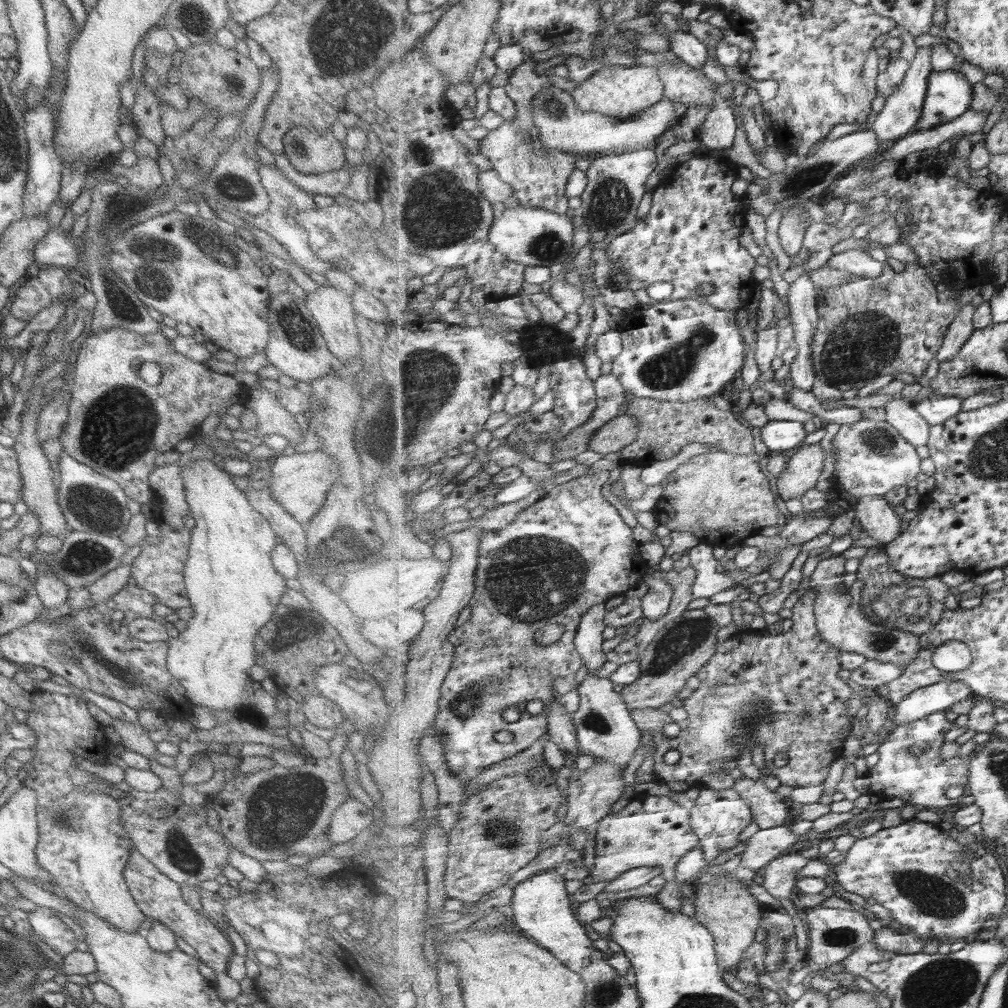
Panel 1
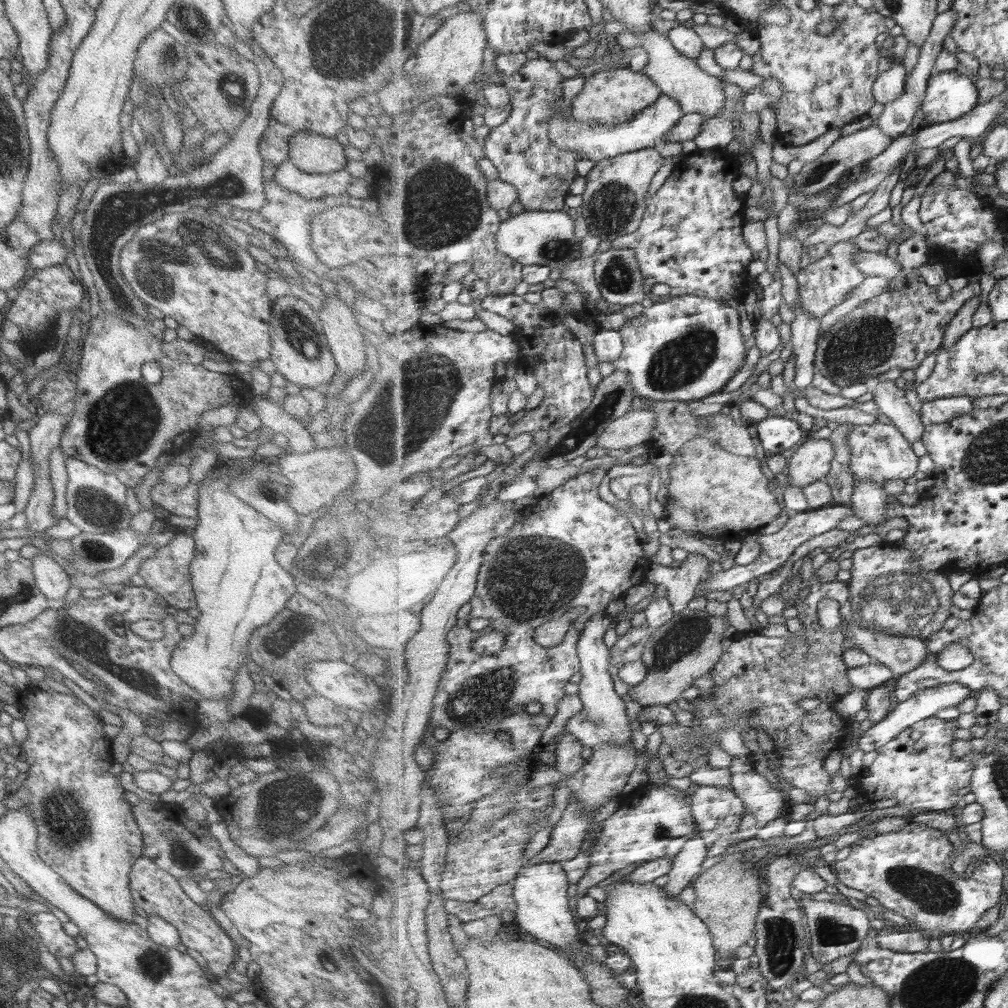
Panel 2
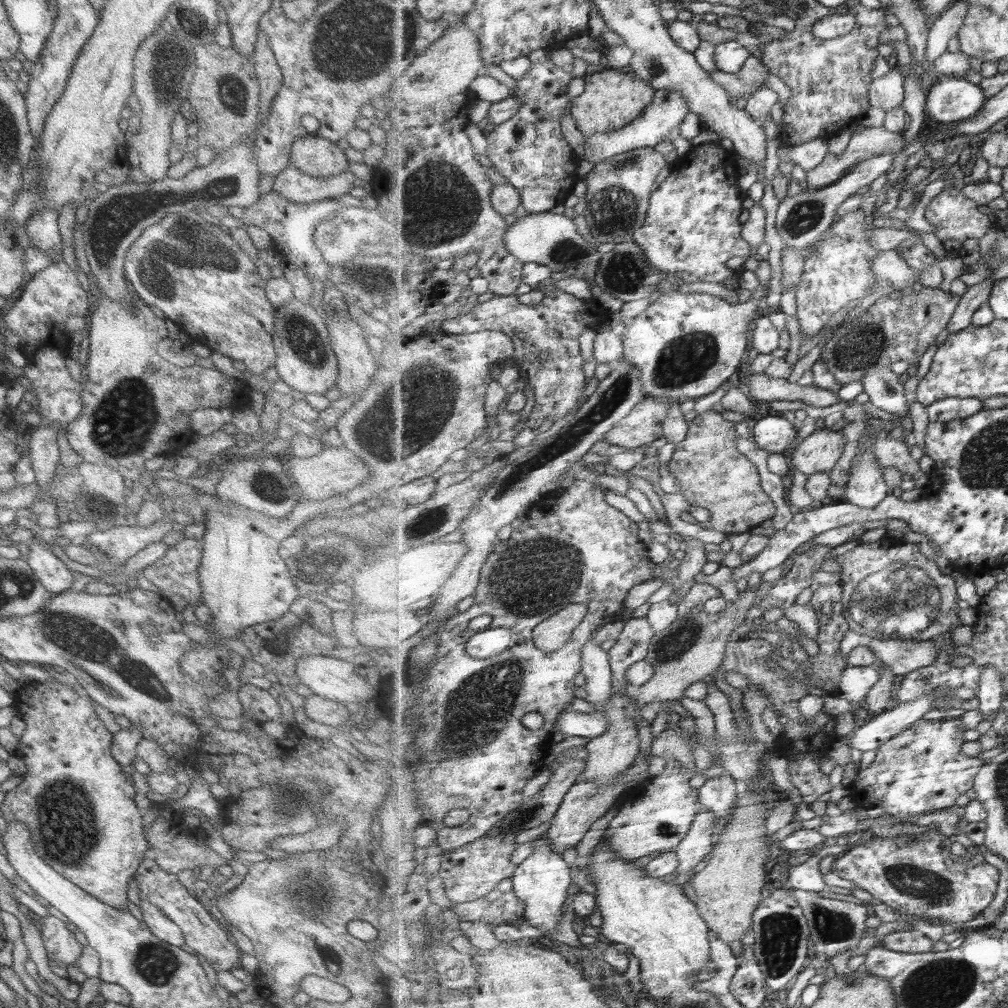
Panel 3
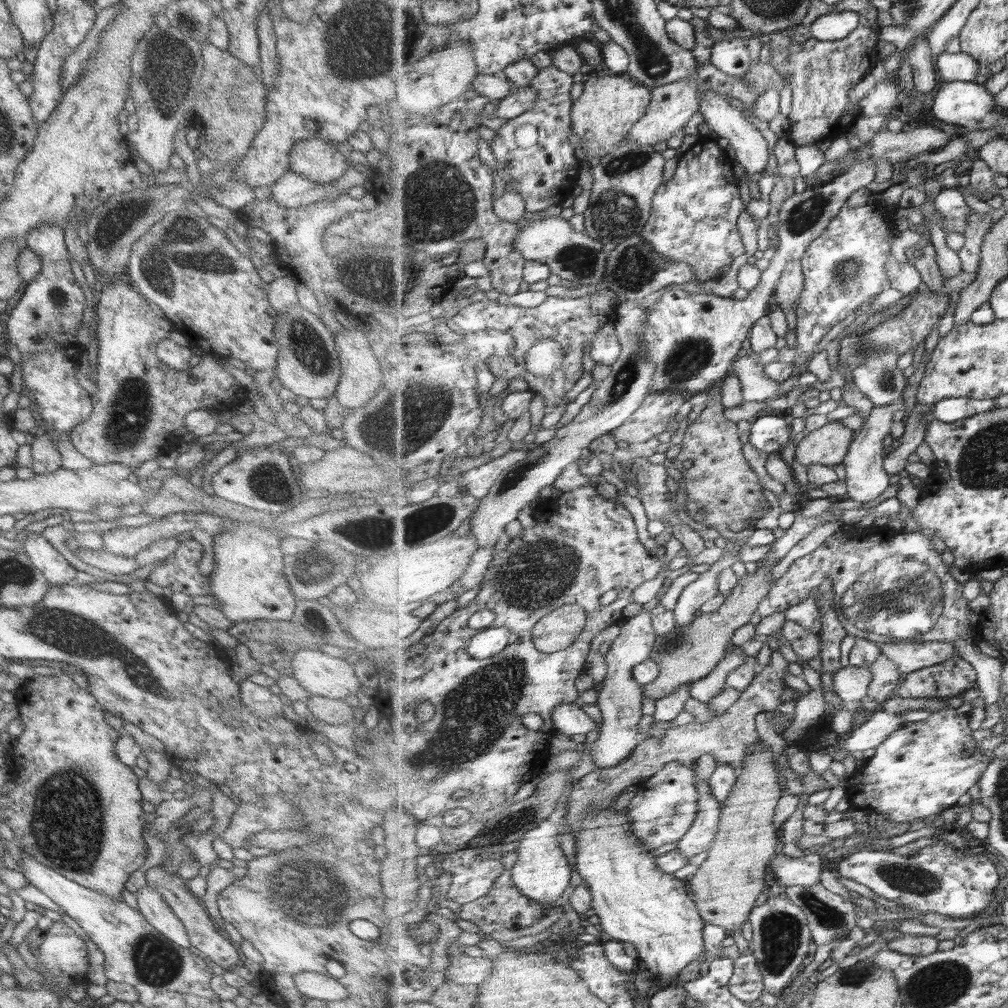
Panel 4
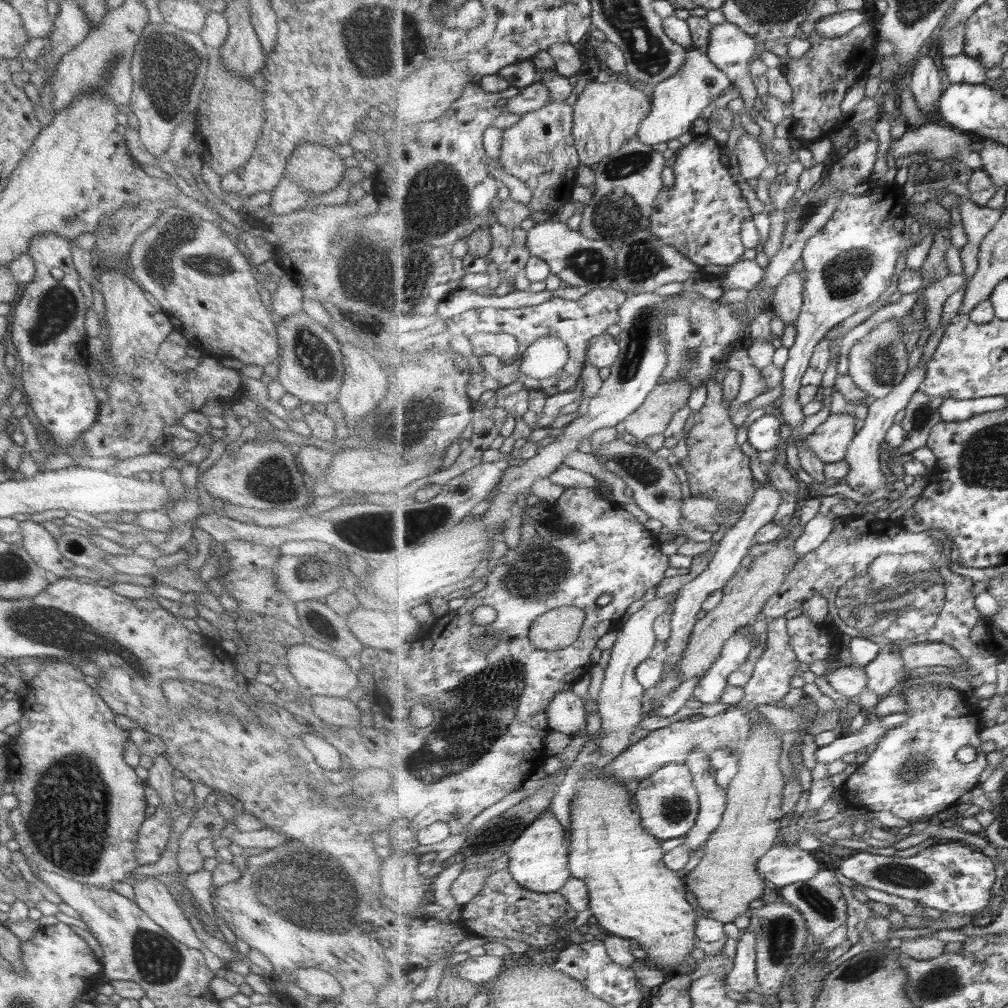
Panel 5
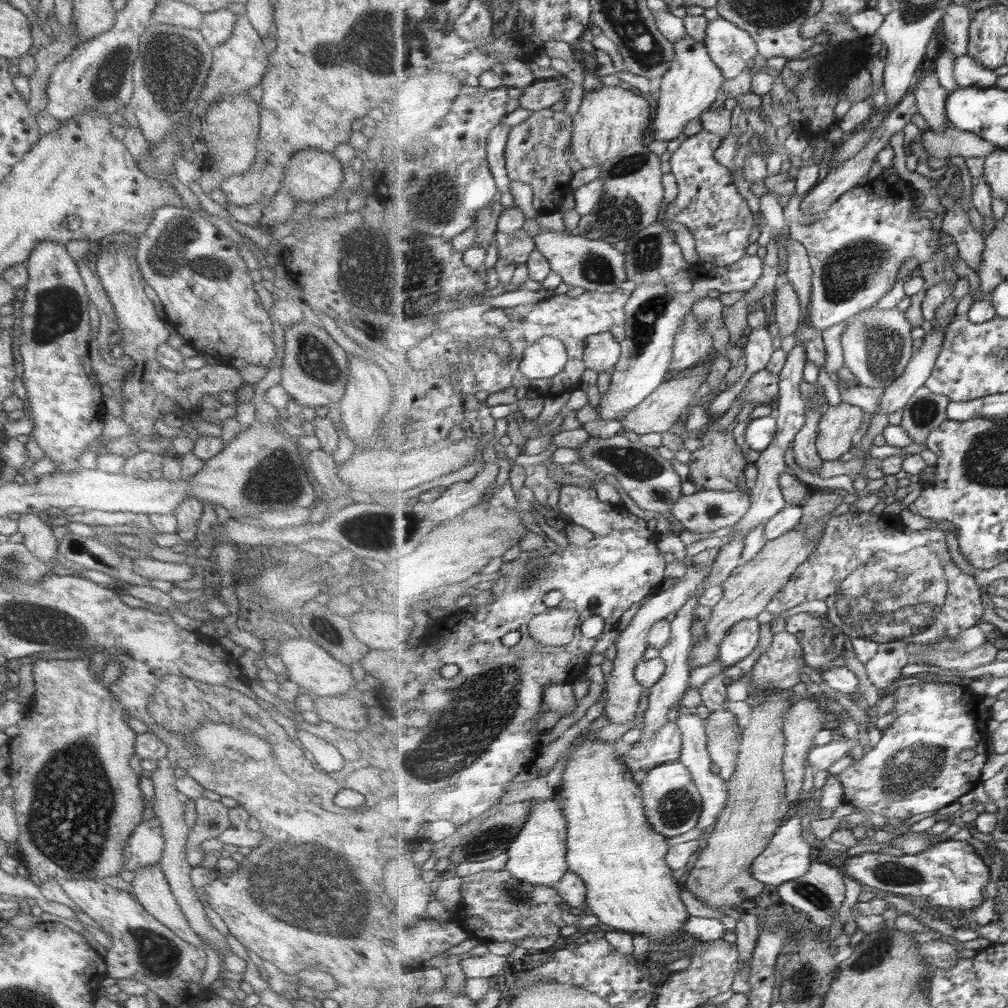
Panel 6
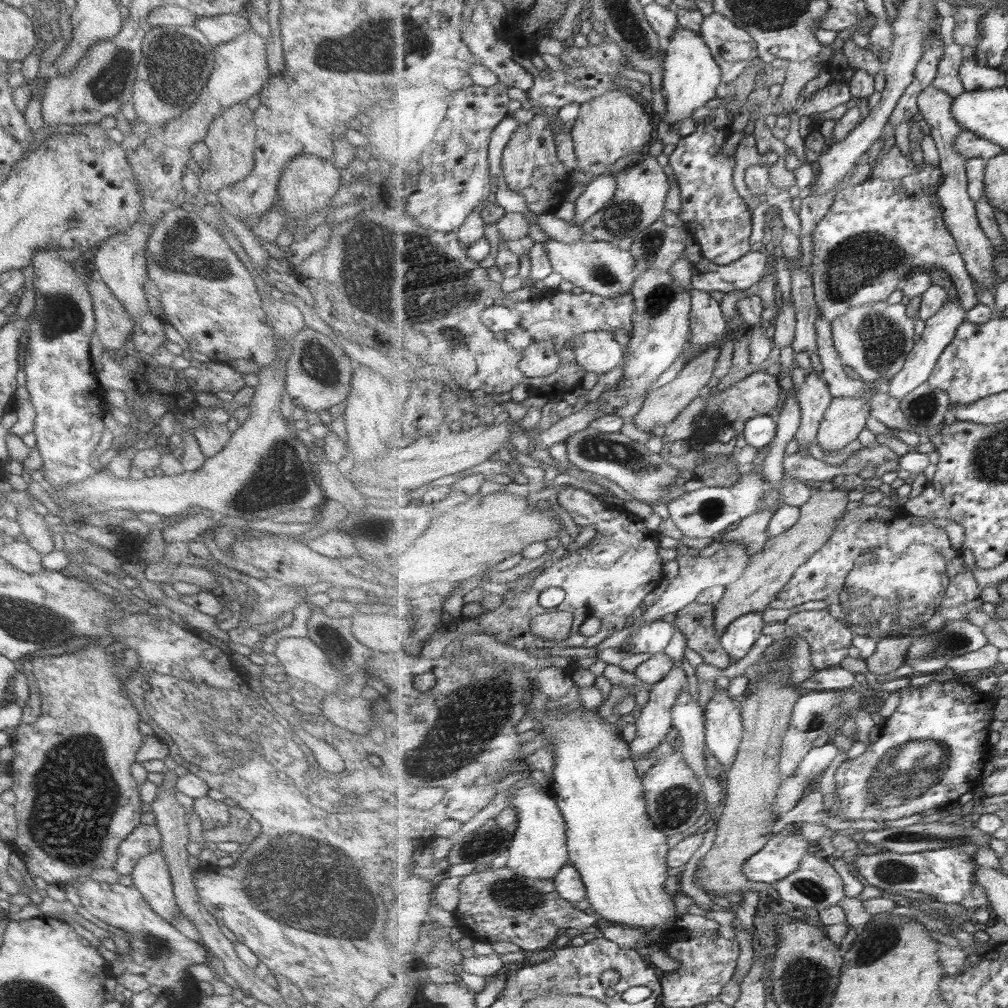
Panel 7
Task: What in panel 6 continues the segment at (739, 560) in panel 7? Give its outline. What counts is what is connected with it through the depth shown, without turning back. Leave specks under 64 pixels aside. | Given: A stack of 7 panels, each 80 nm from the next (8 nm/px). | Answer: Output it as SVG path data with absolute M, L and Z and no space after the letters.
M669 534L662 537L658 548L663 553L673 554L676 560L683 565L686 564L686 573L679 577L672 587L664 591L658 591L645 600L616 641L617 655L613 661L614 667L611 674L607 675L606 687L603 692L603 695L607 697L603 712L611 723L623 724L623 722L629 722L633 718L641 718L646 699L643 696L644 687L635 679L635 667L639 664L637 663L639 660L643 660L645 650L650 647L648 643L650 628L653 628L656 622L665 620L669 614L679 612L694 597L694 594L708 582L708 576L712 572L713 564L698 568L691 563L691 558L687 556L678 535Z

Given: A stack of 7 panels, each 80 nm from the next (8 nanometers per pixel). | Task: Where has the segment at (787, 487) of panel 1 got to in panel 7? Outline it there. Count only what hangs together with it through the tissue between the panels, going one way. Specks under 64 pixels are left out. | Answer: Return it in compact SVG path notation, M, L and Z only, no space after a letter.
M834 398L825 412L818 432L817 444L824 451L839 451L857 439L859 432L865 430L867 418L873 416L865 398Z

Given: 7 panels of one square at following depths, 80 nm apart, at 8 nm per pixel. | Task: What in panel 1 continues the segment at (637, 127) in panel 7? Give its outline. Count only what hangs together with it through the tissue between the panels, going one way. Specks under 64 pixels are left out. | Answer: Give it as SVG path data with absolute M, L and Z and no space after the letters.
M612 65L601 68L577 85L572 94L583 112L599 111L611 118L626 120L661 102L665 98L665 86L657 66L645 68L632 65L625 68Z

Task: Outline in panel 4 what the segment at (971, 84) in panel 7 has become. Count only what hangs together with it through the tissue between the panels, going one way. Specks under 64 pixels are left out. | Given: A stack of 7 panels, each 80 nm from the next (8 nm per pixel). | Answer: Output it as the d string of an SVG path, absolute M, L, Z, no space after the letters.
M962 51L959 54L941 54L937 58L937 70L940 82L975 82L979 76L980 63Z

